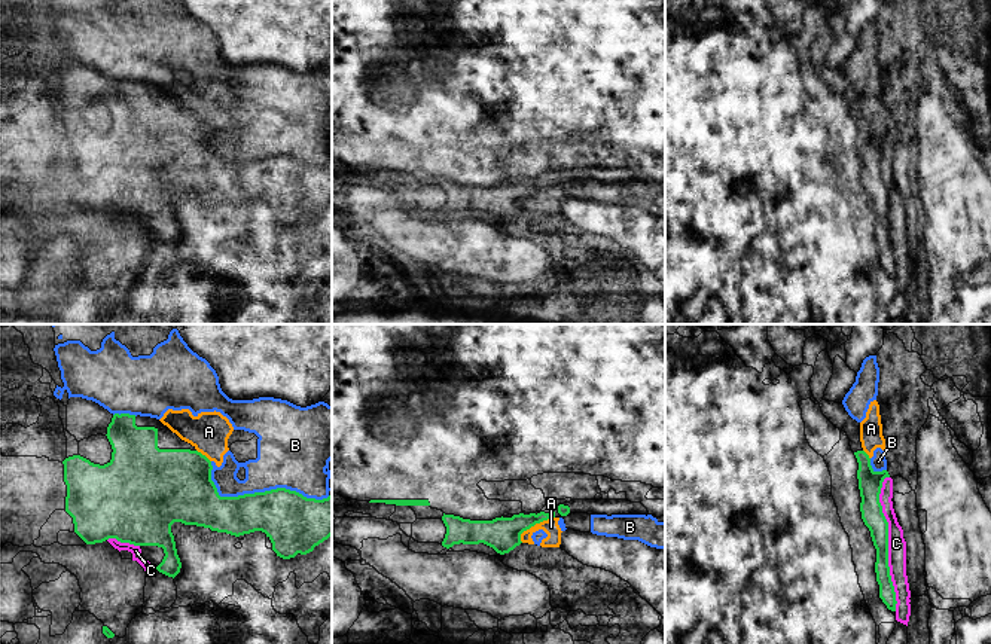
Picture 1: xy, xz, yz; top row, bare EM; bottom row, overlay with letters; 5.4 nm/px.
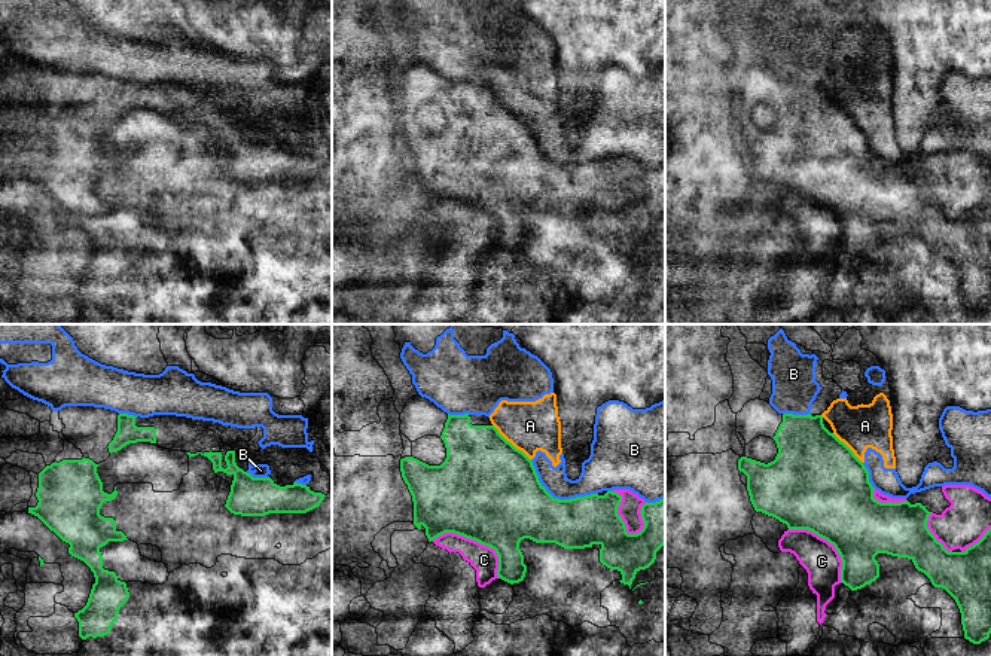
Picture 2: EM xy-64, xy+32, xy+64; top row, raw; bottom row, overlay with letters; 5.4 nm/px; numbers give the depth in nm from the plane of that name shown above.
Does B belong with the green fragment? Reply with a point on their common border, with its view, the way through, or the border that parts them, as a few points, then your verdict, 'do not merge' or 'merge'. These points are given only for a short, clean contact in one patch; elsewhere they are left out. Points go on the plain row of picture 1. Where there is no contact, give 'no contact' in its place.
contact xy (258, 159); do not merge

